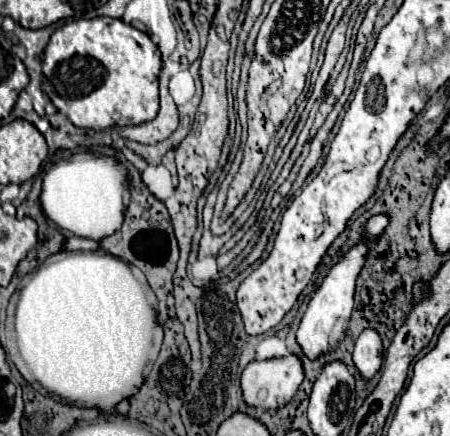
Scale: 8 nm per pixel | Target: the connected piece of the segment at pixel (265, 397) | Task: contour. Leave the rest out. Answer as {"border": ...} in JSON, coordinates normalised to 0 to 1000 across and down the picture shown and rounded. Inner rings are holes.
{"border":[[[656,812],[633,821],[607,821],[571,830],[562,826],[536,858],[536,890],[540,890],[540,917],[549,931],[580,936],[593,945],[611,945],[616,936],[642,927],[660,899],[660,890],[673,876],[673,844]]]}

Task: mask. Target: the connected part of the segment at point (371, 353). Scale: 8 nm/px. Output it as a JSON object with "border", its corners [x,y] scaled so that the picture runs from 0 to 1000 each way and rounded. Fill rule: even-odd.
{"border":[[[807,757],[789,784],[784,830],[807,862],[807,872],[824,872],[851,830],[851,794],[847,775],[833,757]]]}

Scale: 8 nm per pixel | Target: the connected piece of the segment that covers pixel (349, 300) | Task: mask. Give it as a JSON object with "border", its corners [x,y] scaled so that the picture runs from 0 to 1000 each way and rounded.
{"border":[[[842,491],[842,495],[829,495],[820,500],[816,518],[811,518],[811,555],[784,564],[771,587],[744,606],[736,615],[736,624],[727,628],[727,638],[718,642],[718,651],[709,656],[709,665],[700,670],[700,679],[691,683],[673,729],[669,729],[669,743],[664,743],[664,757],[660,757],[660,784],[673,803],[673,812],[687,821],[687,826],[704,826],[709,817],[727,812],[727,807],[740,807],[753,789],[753,780],[762,775],[767,757],[771,757],[771,739],[776,739],[776,725],[780,725],[780,711],[784,711],[784,674],[789,674],[789,642],[807,615],[807,601],[811,601],[811,583],[820,573],[820,560],[833,560],[838,546],[847,541],[847,532],[856,528],[856,518],[864,514],[864,500],[856,491]]]}

